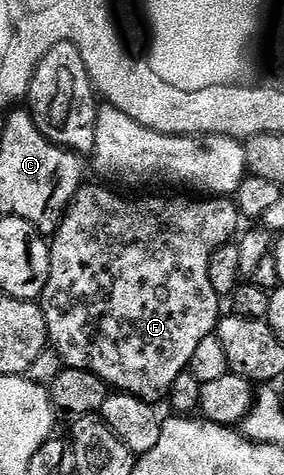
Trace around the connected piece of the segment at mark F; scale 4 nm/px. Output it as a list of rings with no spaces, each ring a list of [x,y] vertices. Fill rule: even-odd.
[[[107,185],[81,186],[72,205],[56,233],[51,235],[50,272],[52,278],[46,284],[44,293],[38,299],[48,324],[48,341],[51,349],[56,350],[69,370],[89,370],[94,372],[103,382],[107,382],[113,391],[133,394],[135,398],[156,400],[159,394],[167,395],[171,391],[174,380],[182,376],[191,367],[194,352],[198,352],[198,344],[206,340],[216,329],[221,317],[221,295],[214,292],[214,284],[210,284],[210,260],[212,253],[218,248],[229,245],[237,237],[241,229],[242,217],[237,203],[228,196],[184,196],[188,198],[123,198],[115,194],[115,189]]]

